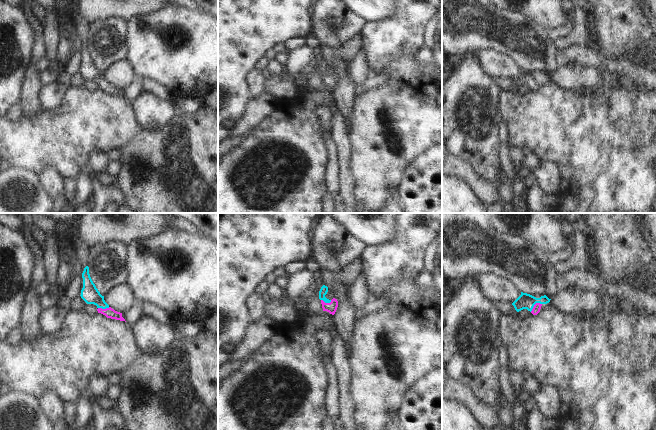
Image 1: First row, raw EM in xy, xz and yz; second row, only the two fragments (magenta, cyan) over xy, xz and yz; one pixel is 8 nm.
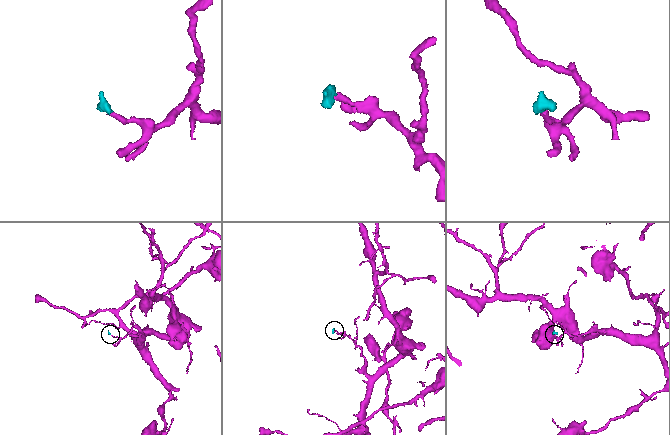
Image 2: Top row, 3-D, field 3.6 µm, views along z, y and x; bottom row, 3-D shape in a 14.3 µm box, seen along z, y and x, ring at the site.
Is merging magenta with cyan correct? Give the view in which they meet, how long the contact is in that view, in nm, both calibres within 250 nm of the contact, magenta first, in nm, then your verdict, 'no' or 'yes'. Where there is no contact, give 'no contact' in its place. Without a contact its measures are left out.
contact in yz; length 120 nm; calibres 60 and 130 nm; yes

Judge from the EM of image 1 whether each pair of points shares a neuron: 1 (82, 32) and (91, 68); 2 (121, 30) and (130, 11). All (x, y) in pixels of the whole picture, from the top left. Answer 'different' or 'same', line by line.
1: same
2: different

